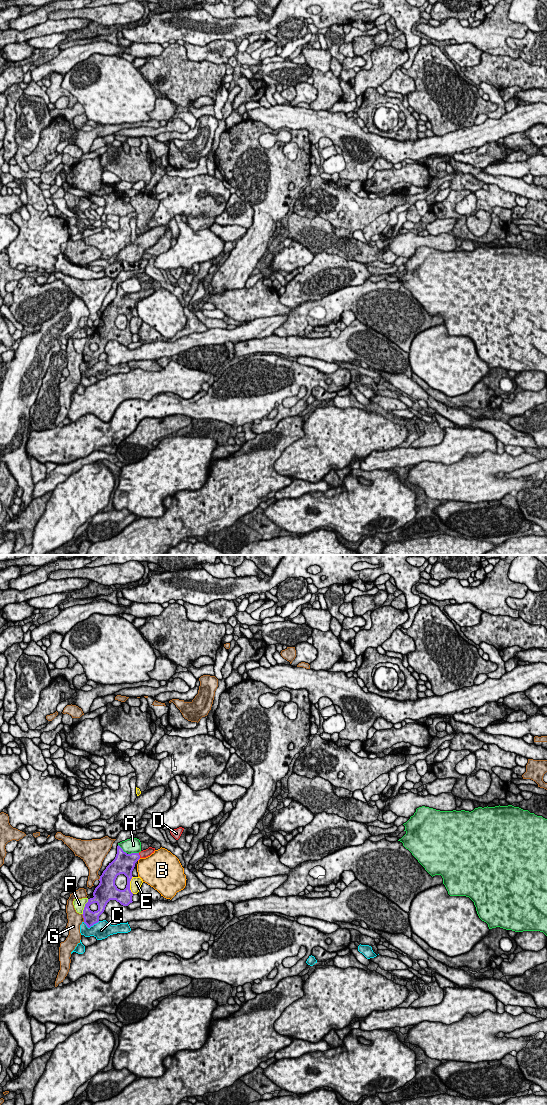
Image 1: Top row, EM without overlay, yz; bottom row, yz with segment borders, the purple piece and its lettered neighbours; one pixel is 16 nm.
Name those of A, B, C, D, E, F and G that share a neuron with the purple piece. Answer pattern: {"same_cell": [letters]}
{"same_cell": ["D"]}

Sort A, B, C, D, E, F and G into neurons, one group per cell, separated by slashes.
A / B / C / D / E / F / G

